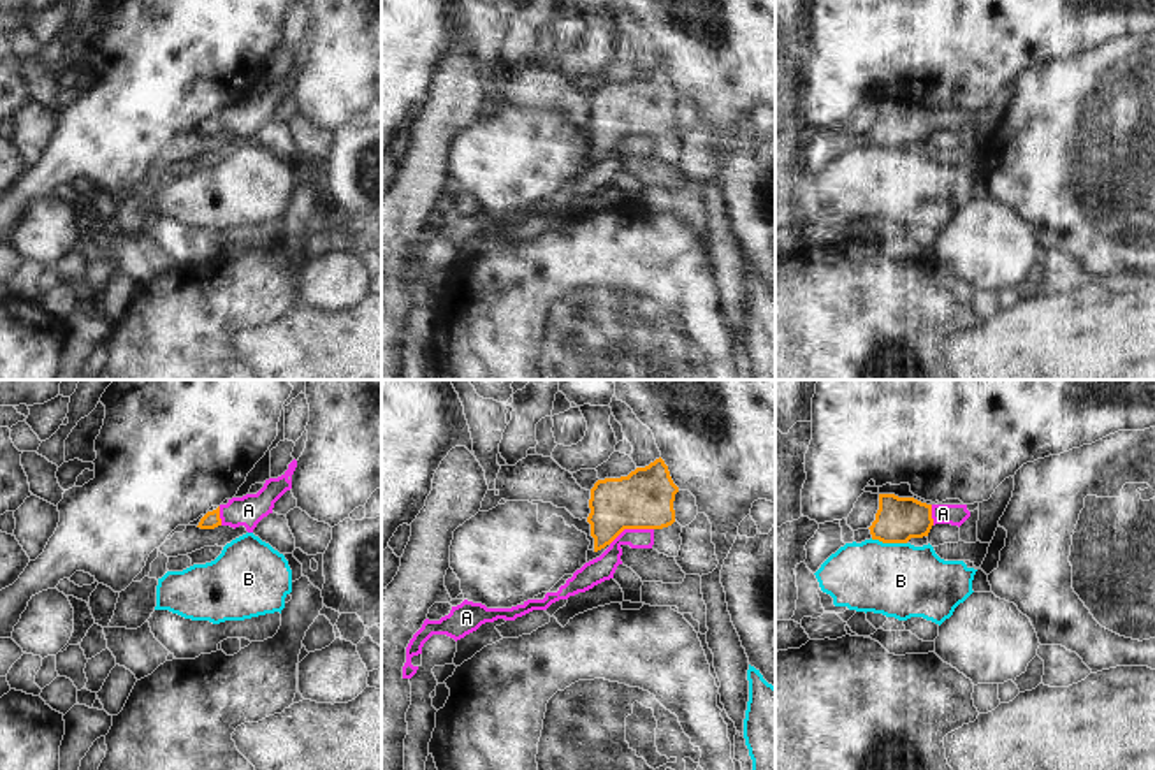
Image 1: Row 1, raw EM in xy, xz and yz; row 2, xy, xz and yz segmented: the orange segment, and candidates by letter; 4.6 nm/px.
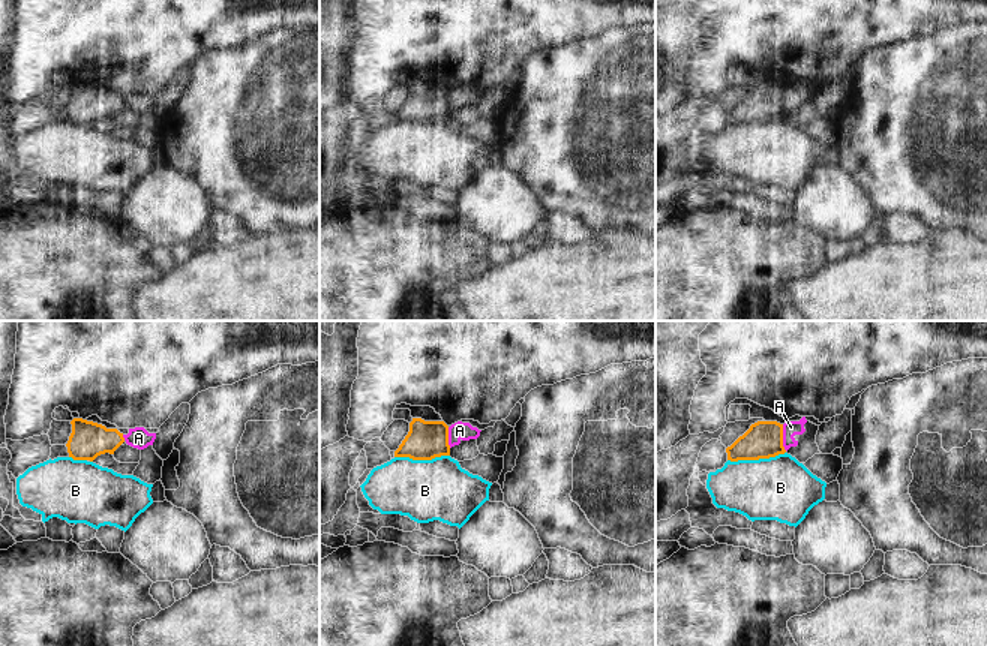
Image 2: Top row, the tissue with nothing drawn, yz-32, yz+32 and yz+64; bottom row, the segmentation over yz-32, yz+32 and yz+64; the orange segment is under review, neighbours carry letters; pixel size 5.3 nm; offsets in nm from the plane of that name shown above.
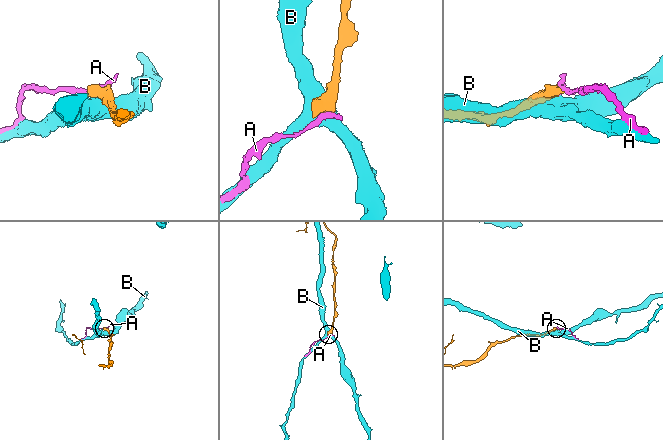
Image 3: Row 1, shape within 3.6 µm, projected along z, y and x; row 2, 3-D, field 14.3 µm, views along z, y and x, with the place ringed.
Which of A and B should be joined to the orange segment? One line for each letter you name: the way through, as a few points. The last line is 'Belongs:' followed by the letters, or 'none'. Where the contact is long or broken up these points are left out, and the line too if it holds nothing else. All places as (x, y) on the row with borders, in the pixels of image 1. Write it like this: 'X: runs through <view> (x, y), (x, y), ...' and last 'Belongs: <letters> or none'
Belongs: none

